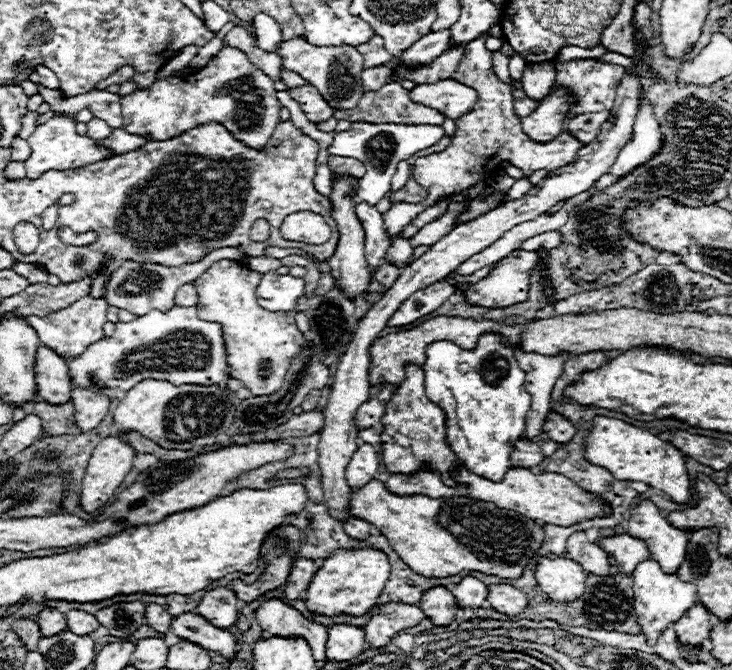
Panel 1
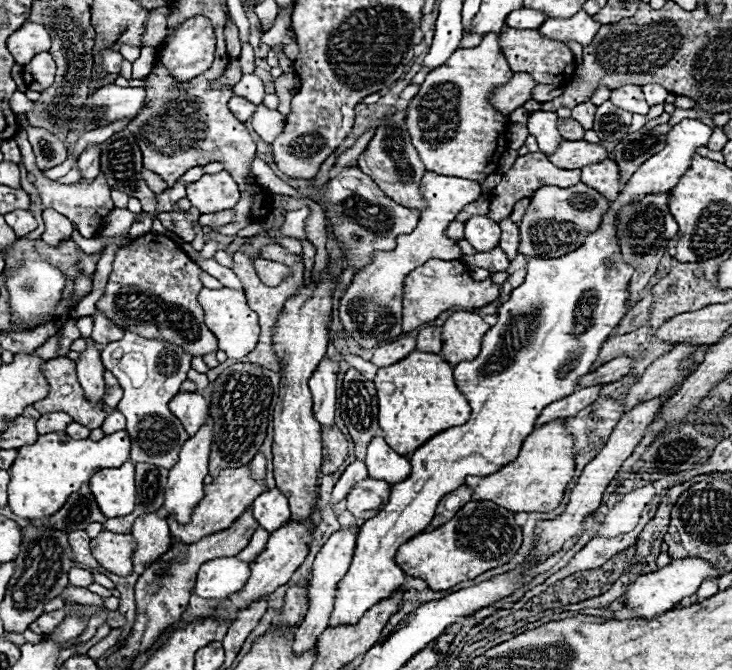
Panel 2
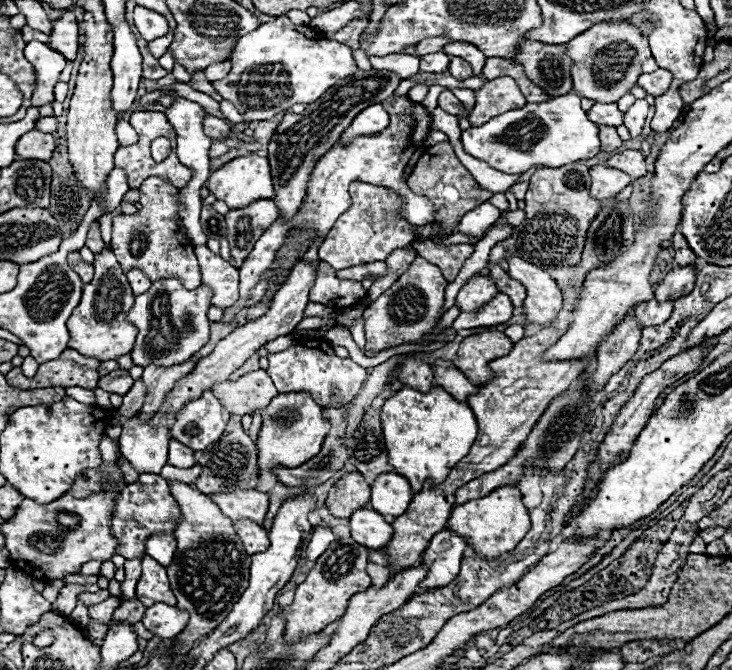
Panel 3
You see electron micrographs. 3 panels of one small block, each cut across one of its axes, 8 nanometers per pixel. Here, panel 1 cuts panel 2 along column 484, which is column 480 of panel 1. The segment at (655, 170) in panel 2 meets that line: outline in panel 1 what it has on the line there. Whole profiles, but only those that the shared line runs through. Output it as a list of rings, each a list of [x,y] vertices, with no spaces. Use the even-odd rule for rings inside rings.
[[[486,332],[478,338],[474,350],[462,350],[454,342],[432,342],[426,348],[424,386],[430,402],[438,404],[446,412],[446,442],[458,456],[458,460],[470,468],[470,472],[490,478],[494,482],[502,480],[510,464],[510,452],[518,438],[524,434],[526,414],[530,410],[530,394],[524,390],[524,372],[518,368],[514,350],[502,340],[498,332]]]

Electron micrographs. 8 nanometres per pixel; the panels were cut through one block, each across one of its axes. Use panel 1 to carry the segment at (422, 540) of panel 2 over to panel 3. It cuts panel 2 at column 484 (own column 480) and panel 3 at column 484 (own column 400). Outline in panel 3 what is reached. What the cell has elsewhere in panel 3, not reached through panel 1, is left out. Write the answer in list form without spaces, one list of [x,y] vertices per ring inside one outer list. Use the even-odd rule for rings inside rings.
[[[500,486],[484,498],[468,500],[454,506],[446,528],[462,534],[462,538],[466,538],[468,546],[472,546],[480,558],[494,560],[518,546],[518,542],[526,536],[526,530],[530,530],[530,516],[522,504],[520,490],[516,486]]]

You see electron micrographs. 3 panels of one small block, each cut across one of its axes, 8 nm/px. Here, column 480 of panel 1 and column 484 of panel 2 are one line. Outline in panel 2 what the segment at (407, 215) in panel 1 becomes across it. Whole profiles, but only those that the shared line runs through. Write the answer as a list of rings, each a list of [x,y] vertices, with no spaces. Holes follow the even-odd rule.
[[[484,34],[484,40],[476,48],[458,48],[440,68],[426,76],[420,92],[412,98],[406,116],[412,144],[418,150],[426,170],[484,182],[486,176],[498,168],[498,160],[508,146],[508,114],[494,110],[488,98],[494,88],[506,84],[512,76],[514,72],[510,70],[506,58],[498,52],[498,34]]]

